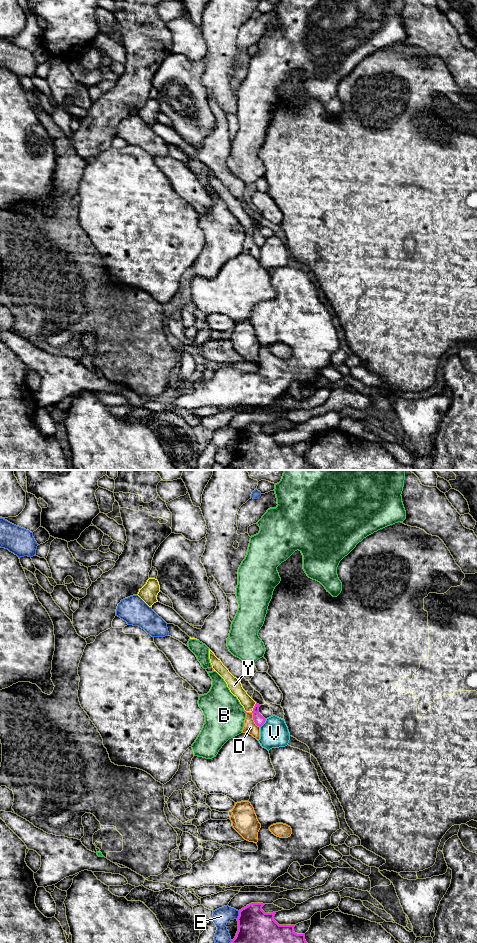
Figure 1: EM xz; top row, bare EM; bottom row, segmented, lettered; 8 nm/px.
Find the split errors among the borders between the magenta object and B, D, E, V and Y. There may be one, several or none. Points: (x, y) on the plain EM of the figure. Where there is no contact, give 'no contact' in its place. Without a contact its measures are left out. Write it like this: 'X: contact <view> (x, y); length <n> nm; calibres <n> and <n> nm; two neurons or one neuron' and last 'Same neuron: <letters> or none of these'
B: contact xz (244, 231); length 40 nm; calibres 20 and 320 nm; two neurons
D: contact xz (253, 239); length 140 nm; calibres 90 and 100 nm; two neurons
E: contact xz (239, 435); length 70 nm; calibres 380 and 140 nm; two neurons
V: contact xz (264, 242); length 90 nm; calibres 90 and 240 nm; two neurons
Y: contact xz (254, 227); length 80 nm; calibres 90 and 110 nm; two neurons
Same neuron: none of these

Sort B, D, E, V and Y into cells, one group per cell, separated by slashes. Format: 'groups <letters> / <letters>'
groups B / D Y / E / V

